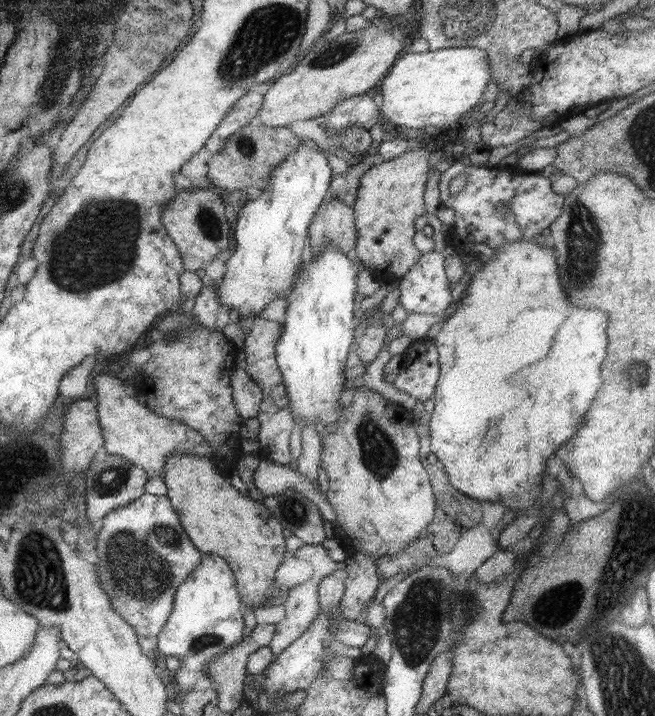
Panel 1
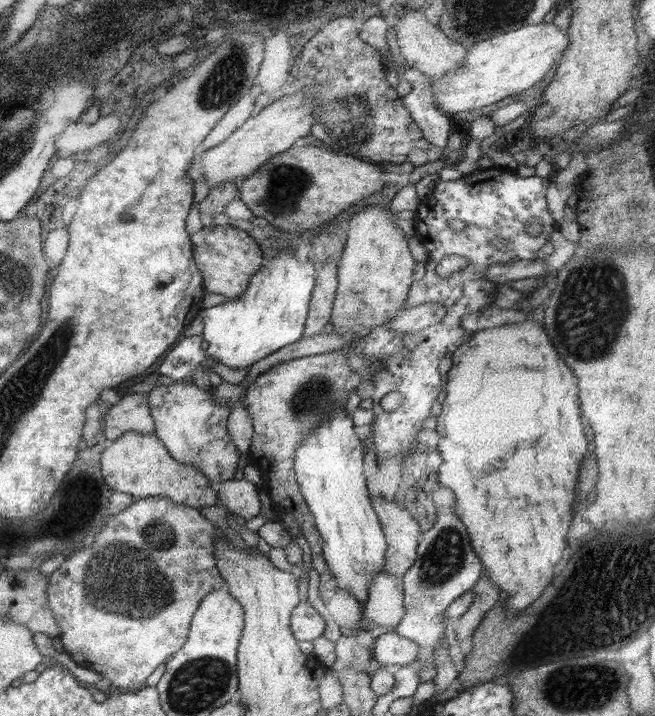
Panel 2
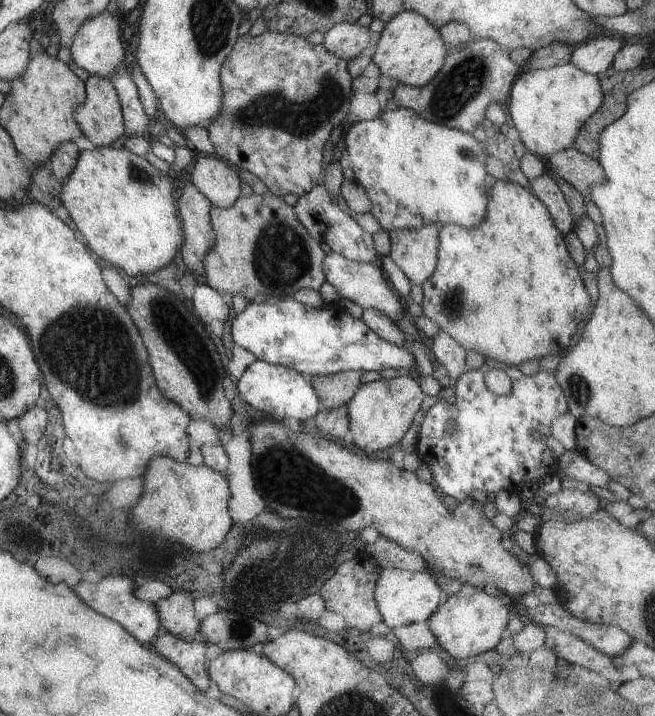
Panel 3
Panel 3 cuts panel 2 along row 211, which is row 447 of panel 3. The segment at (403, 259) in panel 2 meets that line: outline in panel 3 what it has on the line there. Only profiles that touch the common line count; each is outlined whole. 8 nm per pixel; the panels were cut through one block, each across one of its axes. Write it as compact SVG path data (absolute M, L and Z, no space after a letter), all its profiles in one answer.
M407 372L390 380L379 378L361 383L346 404L348 428L353 436L353 443L366 454L381 455L401 441L419 411L423 397L419 384L409 378Z

